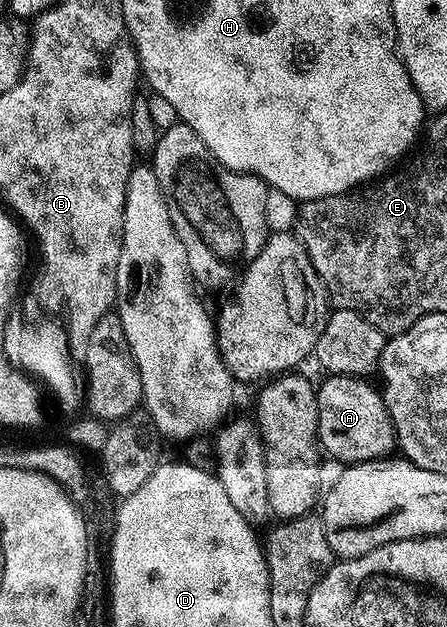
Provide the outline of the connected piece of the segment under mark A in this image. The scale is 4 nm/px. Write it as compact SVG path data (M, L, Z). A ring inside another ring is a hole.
M327 374L325 378L316 387L318 443L321 450L339 459L342 465L387 458L395 450L396 440L390 414L382 400L382 391L357 375Z

